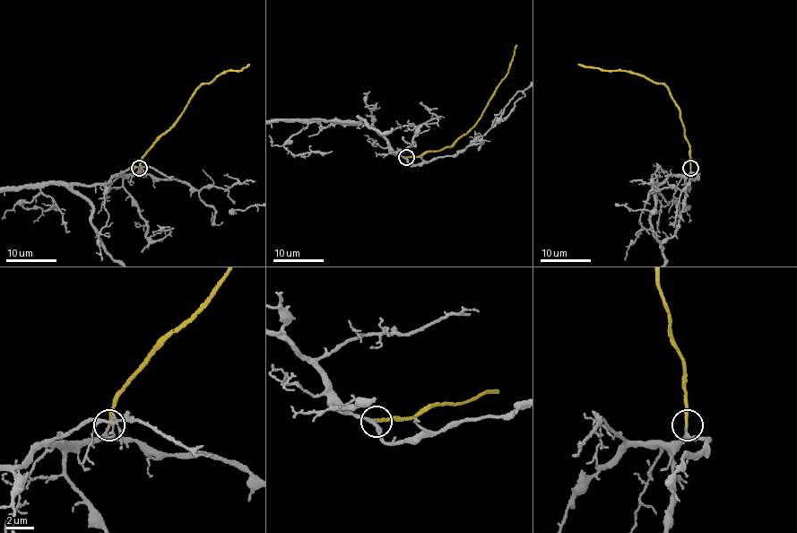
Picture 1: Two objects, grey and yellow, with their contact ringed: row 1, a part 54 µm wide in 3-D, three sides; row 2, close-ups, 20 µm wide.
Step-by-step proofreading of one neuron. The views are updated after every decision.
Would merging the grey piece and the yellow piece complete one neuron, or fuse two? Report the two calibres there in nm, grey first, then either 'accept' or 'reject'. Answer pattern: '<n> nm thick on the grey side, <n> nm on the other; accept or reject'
150 nm thick on the grey side, 240 nm on the other; accept

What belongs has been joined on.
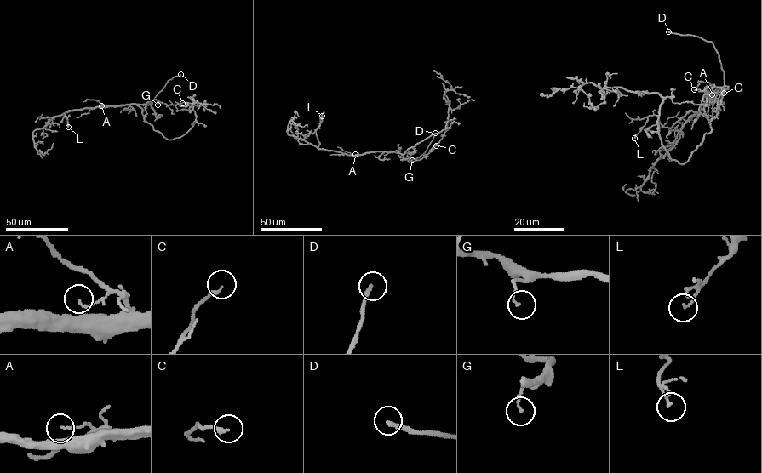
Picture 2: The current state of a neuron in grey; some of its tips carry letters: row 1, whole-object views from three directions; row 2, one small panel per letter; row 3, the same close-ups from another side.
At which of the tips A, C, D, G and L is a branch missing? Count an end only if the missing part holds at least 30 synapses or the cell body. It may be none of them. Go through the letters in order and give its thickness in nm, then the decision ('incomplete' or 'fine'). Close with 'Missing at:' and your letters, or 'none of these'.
A: 110 nm | fine
C: 190 nm | fine
D: 200 nm | incomplete
G: 90 nm | fine
L: 120 nm | fine
Missing at: D

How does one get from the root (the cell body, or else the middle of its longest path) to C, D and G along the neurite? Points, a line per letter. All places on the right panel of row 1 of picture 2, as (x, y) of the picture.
C: (706, 105), (707, 92), (713, 87), (728, 87), (719, 94), (694, 89)
D: (706, 105), (707, 92), (724, 84), (724, 72), (719, 54), (710, 42), (694, 35), (668, 31)
G: (706, 105), (707, 92), (713, 87), (728, 87), (724, 93)

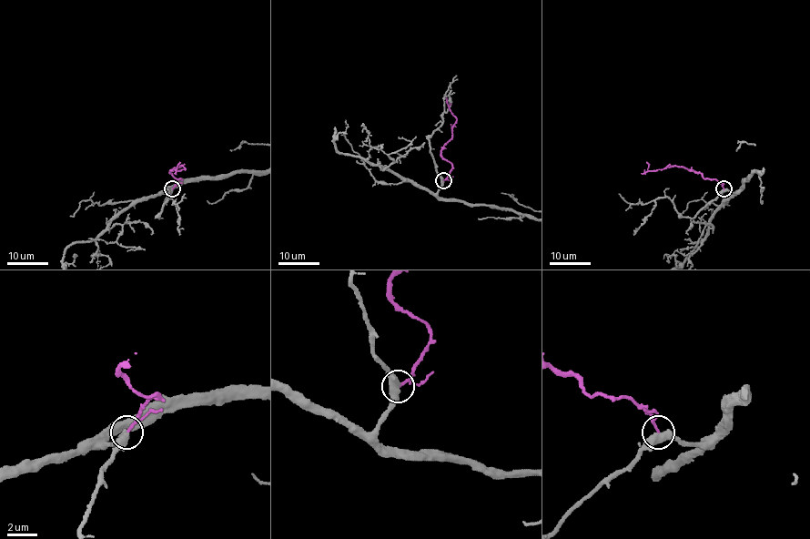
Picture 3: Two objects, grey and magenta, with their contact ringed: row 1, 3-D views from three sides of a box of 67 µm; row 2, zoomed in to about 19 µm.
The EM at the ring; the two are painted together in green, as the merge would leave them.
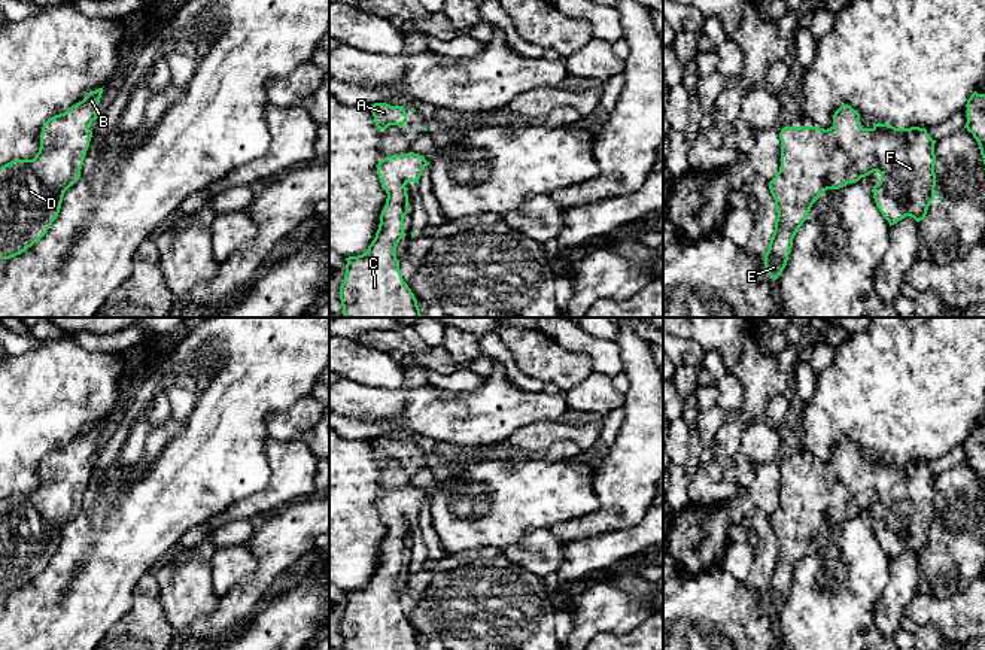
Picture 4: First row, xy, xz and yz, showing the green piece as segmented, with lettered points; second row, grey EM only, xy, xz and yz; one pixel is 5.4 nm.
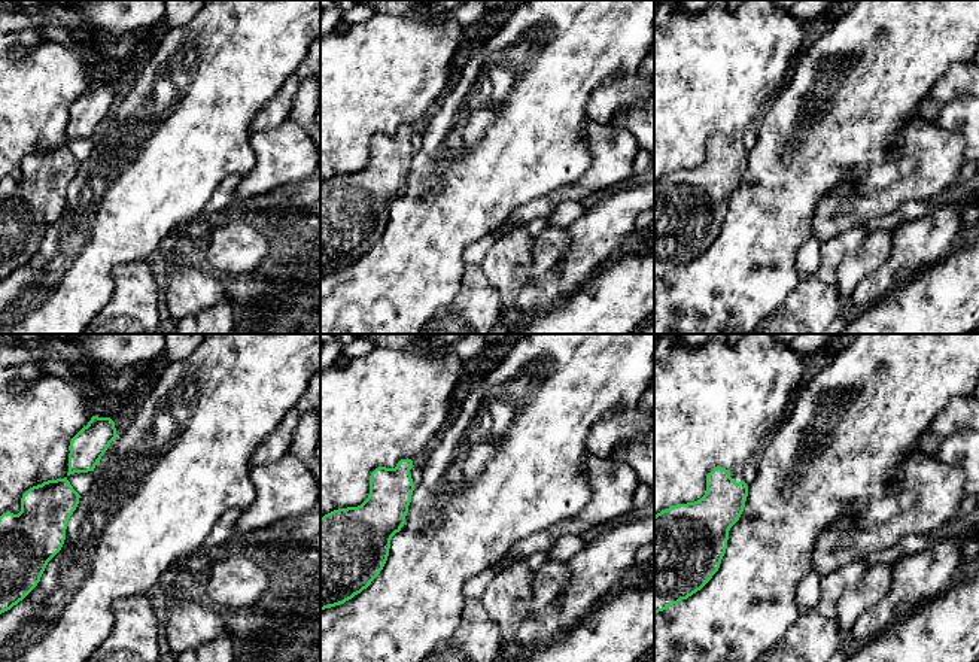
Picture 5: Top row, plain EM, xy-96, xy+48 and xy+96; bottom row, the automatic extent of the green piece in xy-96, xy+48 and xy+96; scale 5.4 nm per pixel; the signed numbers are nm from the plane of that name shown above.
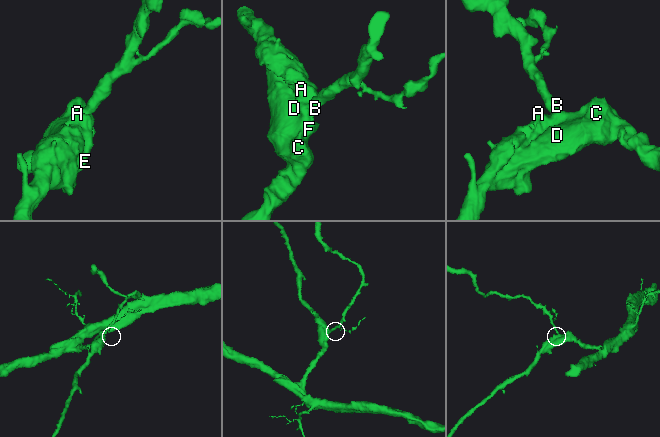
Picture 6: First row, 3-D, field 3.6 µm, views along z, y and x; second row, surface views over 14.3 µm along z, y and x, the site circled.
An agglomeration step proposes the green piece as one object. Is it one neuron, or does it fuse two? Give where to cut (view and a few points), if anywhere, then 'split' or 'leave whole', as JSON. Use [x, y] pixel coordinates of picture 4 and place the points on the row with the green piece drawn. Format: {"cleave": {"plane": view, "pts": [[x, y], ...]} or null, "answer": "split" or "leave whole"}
{"cleave": null, "answer": "leave whole"}

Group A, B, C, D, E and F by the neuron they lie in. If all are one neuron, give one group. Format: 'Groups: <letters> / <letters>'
Groups: A B C D E F

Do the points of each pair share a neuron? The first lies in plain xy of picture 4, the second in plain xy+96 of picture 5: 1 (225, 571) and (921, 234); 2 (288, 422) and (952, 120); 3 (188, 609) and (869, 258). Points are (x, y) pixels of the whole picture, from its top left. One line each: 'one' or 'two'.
1: two
2: two
3: two

